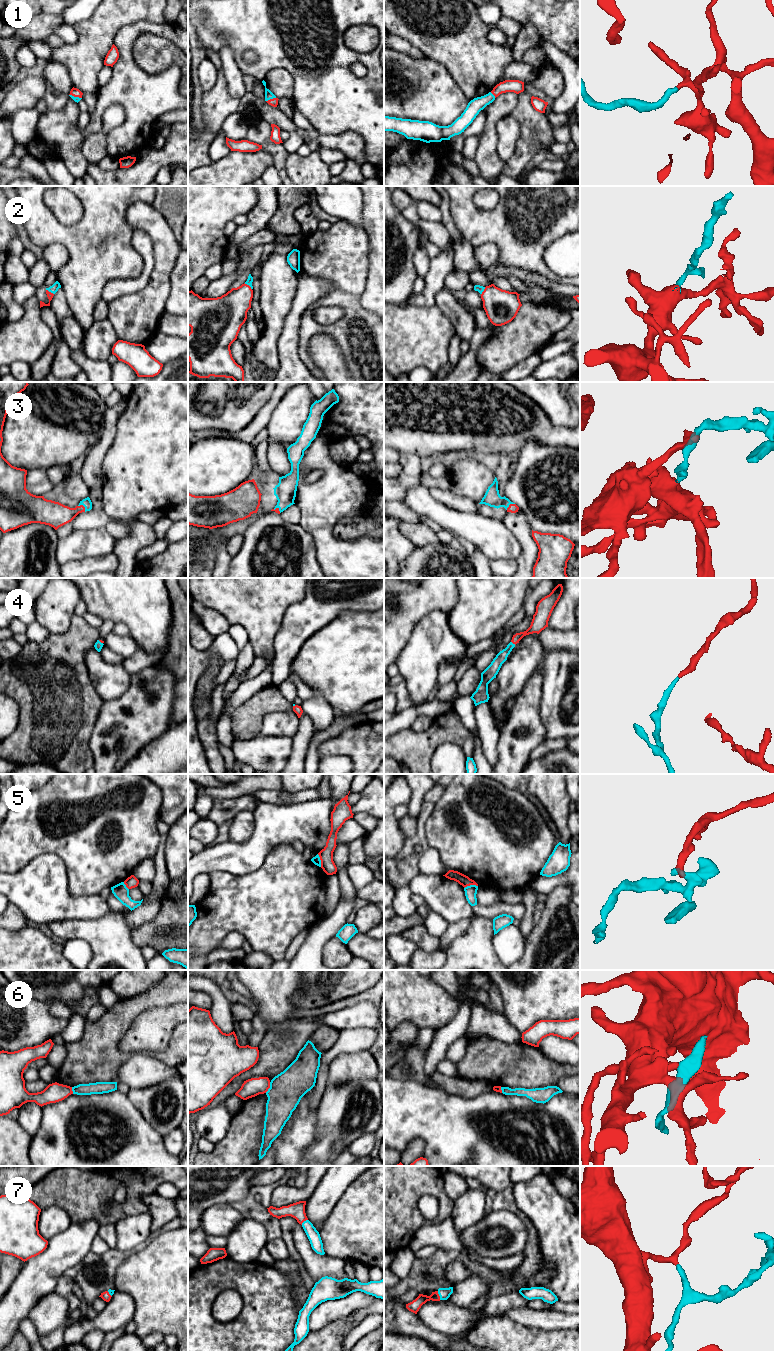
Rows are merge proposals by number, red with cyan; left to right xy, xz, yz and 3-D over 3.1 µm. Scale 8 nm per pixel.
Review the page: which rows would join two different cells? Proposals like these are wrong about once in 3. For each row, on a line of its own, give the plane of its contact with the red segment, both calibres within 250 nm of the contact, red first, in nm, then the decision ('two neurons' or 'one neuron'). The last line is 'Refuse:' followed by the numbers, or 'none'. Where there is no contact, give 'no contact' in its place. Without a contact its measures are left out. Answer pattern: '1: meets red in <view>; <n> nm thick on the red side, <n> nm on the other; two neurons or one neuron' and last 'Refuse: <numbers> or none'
1: meets red in xz; 70 nm thick on the red side, 70 nm on the other; one neuron
2: meets red in xz; 280 nm thick on the red side, 50 nm on the other; one neuron
3: meets red in xy; 200 nm thick on the red side, 70 nm on the other; one neuron
4: meets red in yz; 110 nm thick on the red side, 90 nm on the other; one neuron
5: meets red in yz; 90 nm thick on the red side, 100 nm on the other; two neurons
6: meets red in xz; 150 nm thick on the red side, 280 nm on the other; two neurons
7: meets red in yz; 90 nm thick on the red side, 90 nm on the other; one neuron
Refuse: 5, 6

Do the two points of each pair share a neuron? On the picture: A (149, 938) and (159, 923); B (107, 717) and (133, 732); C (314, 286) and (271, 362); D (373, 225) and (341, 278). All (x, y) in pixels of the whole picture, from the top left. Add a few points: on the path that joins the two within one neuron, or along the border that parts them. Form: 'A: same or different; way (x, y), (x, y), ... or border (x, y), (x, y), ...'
A: same; way (149, 934), (155, 927)
B: same; way (114, 717), (127, 725)
C: different; border (283, 328), (278, 340), (279, 368), (276, 371)
D: different; border (363, 227), (368, 238), (368, 258)

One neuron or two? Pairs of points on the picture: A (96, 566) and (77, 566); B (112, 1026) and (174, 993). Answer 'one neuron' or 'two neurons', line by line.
A: one neuron
B: one neuron

